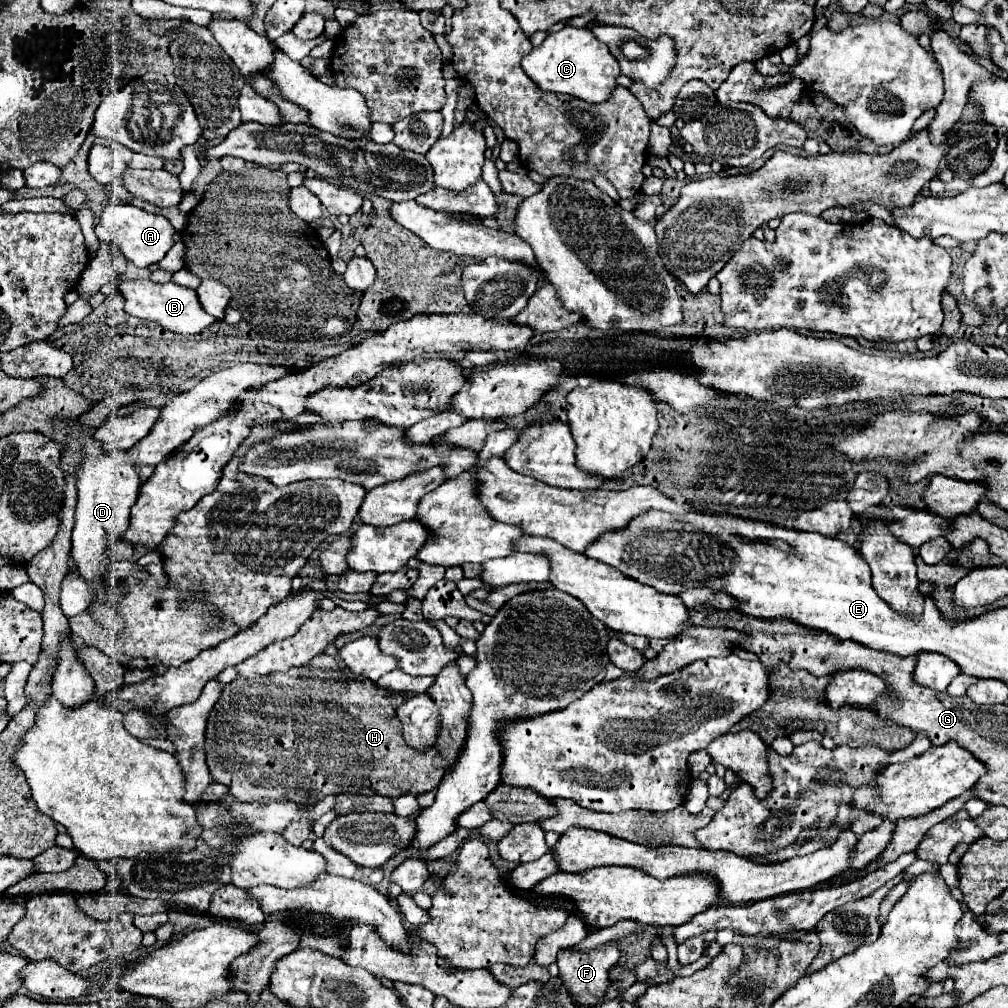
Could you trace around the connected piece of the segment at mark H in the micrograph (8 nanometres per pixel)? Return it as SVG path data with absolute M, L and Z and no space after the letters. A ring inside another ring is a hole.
M319 654L305 666L287 672L271 672L255 678L235 678L223 688L219 702L207 720L207 766L211 778L225 784L233 796L243 802L261 798L295 800L299 804L315 804L327 794L375 790L385 796L423 794L435 790L441 782L441 770L433 766L435 750L415 750L405 744L395 708L403 702L399 692L375 686L371 680L355 678L343 670L331 656Z

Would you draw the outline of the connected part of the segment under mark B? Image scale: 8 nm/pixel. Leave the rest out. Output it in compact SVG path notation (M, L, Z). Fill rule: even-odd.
M125 280L121 282L121 292L125 296L125 312L143 320L153 320L161 324L163 328L177 332L177 334L197 334L209 328L213 322L217 322L215 316L207 314L197 298L197 292L193 288L179 286L175 282L157 284L147 280Z

